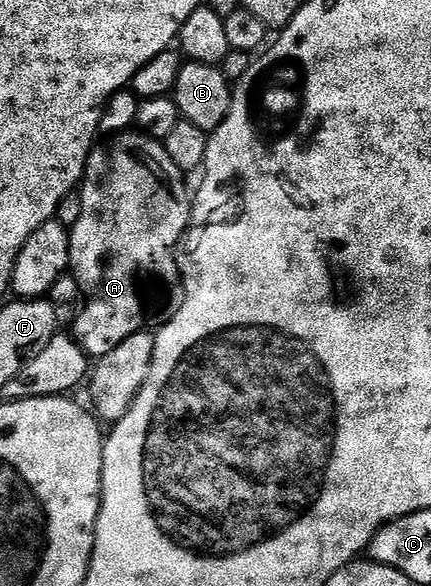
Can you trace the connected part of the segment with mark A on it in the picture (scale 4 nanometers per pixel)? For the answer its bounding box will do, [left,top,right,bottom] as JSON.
[69,133,191,357]

